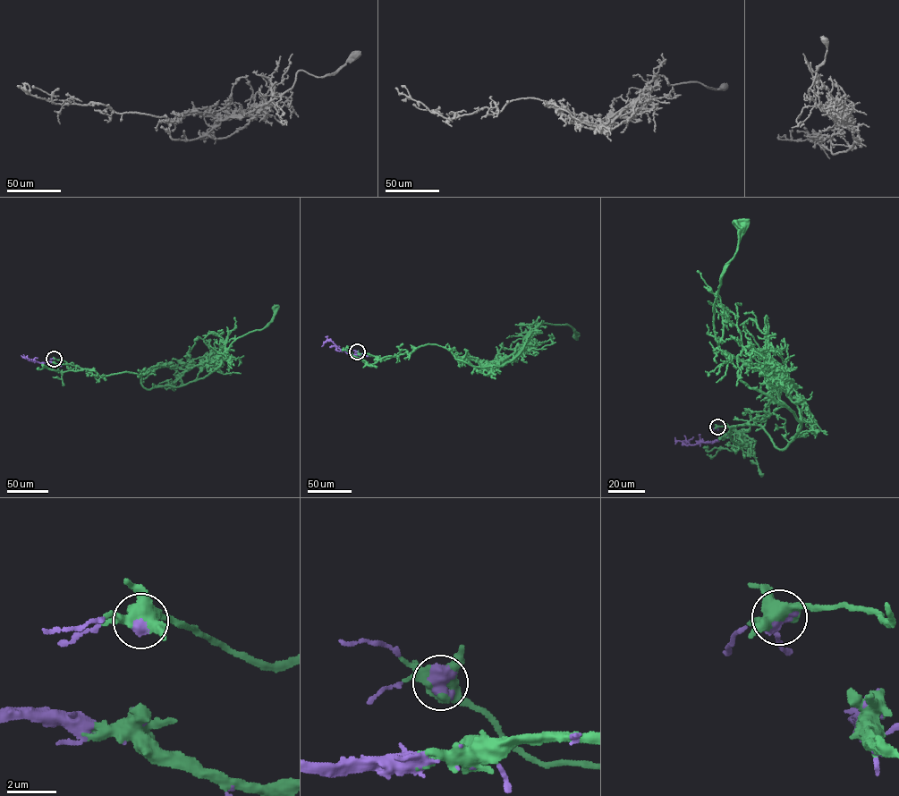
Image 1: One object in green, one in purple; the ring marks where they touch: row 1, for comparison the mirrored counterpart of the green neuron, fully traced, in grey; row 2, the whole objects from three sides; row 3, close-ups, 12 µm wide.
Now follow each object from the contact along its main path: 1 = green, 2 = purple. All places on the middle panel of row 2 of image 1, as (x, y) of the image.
1: (357, 351), (389, 359), (436, 344), (493, 368), (523, 347), (535, 324), (569, 325), (575, 336)
2: (357, 351), (359, 355), (347, 353), (328, 339), (321, 346)

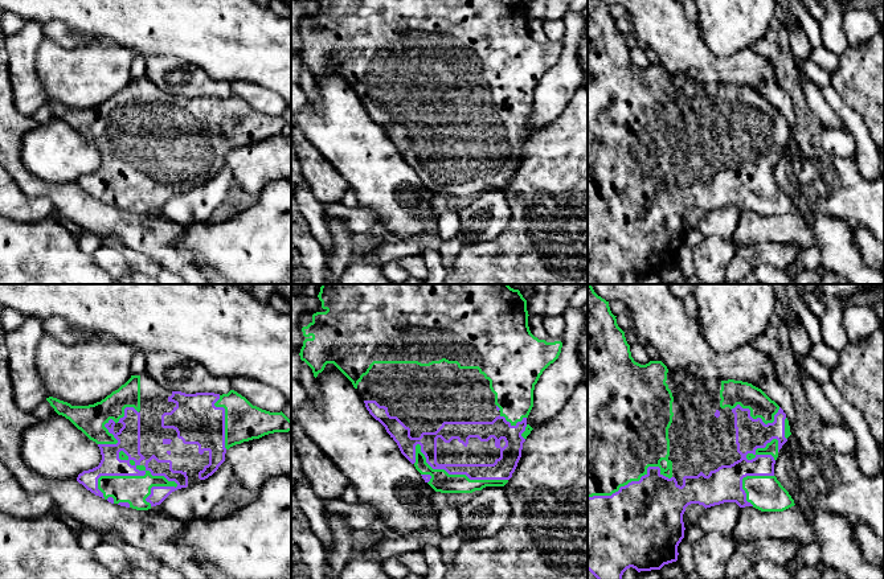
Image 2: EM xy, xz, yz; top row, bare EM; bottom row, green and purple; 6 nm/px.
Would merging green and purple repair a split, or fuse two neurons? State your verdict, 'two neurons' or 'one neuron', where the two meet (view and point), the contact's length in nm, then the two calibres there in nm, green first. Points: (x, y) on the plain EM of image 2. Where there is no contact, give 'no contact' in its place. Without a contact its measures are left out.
one neuron; contact xy (138, 180); length 500 nm; calibres 180 and 140 nm

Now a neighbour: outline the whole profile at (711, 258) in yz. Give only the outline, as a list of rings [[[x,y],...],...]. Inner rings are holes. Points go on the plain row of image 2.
[[[720,235],[705,237],[692,247],[695,274],[701,284],[721,284],[725,282],[725,270],[737,255],[737,246],[733,239]]]

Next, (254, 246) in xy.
[[[291,178],[266,185],[247,209],[226,221],[181,227],[176,246],[191,252],[197,266],[216,270],[233,284],[278,284],[291,270]]]

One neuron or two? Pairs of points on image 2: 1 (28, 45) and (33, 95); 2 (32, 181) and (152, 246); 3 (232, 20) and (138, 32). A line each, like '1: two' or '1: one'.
1: one
2: one
3: one

